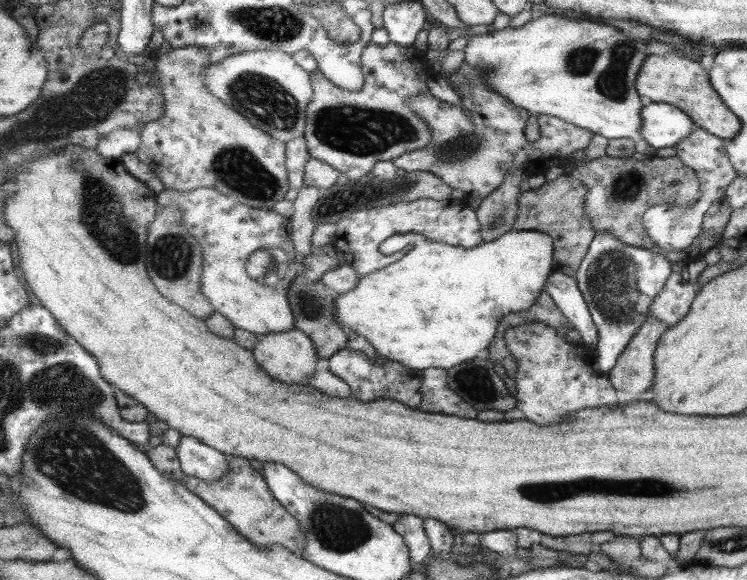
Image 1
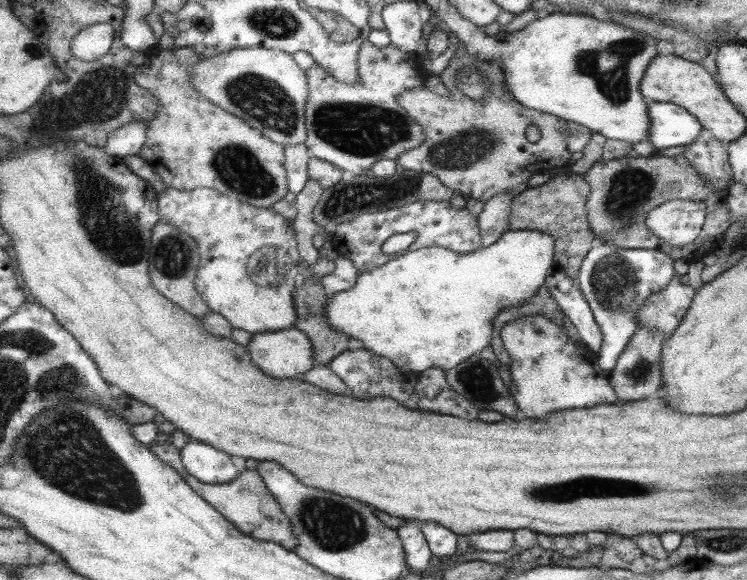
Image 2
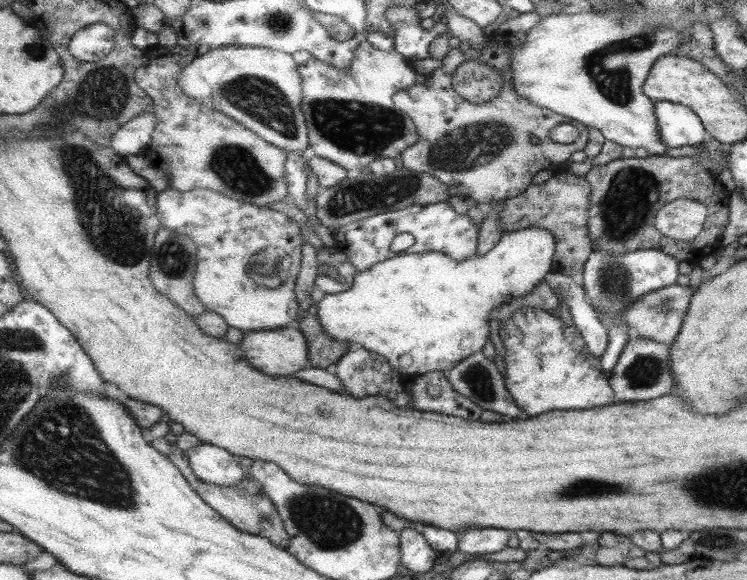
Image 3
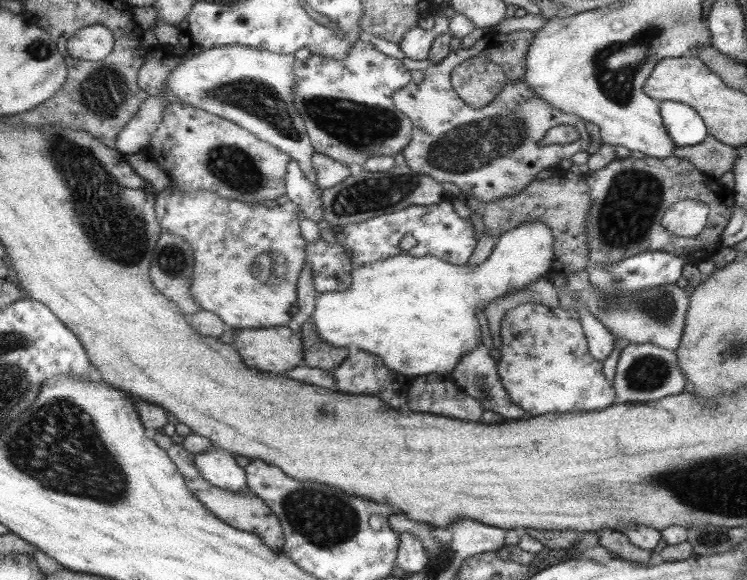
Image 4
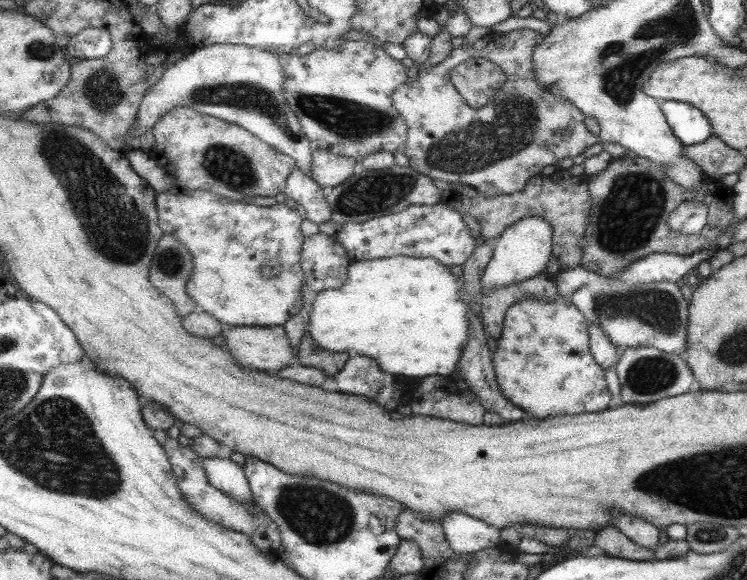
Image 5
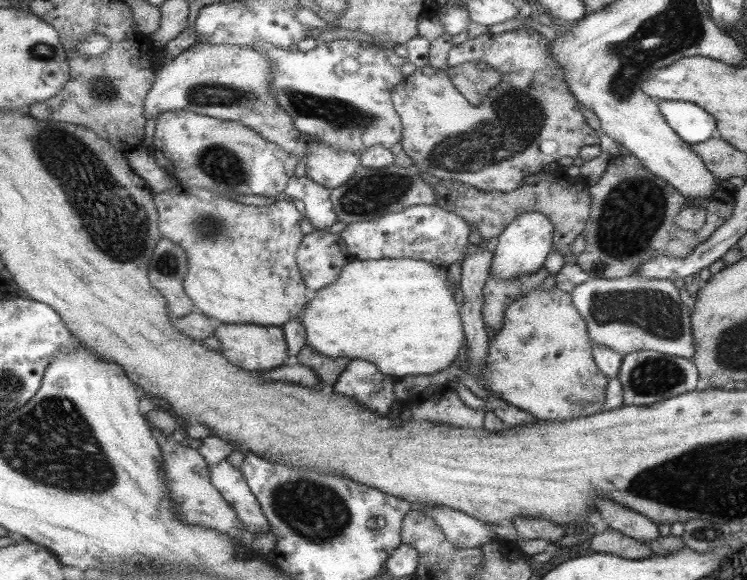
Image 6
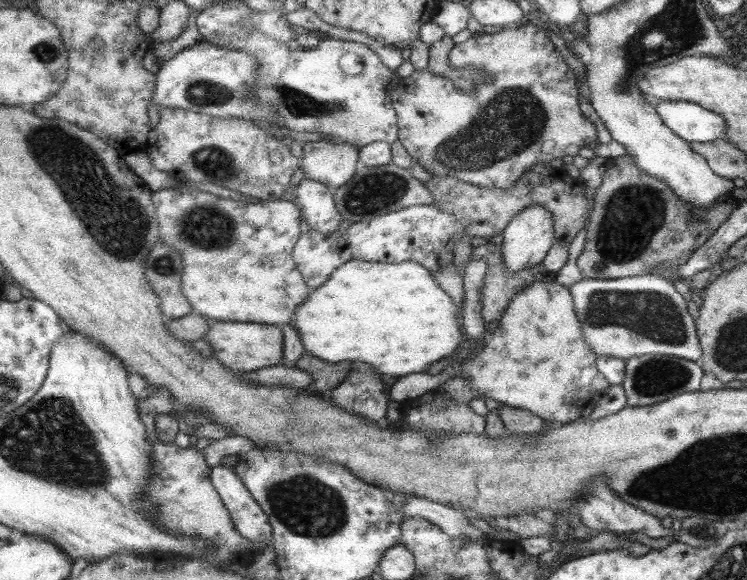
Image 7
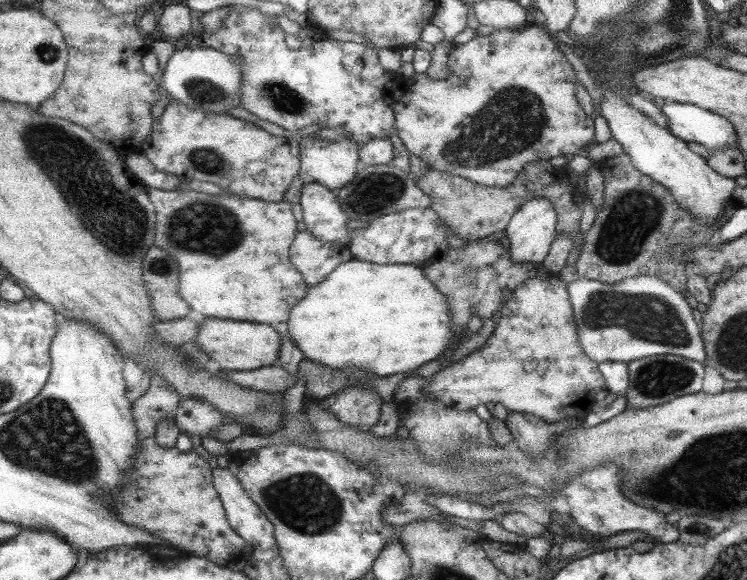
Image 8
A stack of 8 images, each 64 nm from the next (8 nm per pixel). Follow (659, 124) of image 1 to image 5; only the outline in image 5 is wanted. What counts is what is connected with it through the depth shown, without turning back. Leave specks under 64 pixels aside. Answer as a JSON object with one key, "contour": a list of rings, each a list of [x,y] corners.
{"contour":[[[673,100],[658,103],[666,124],[681,145],[700,144],[712,134],[707,117],[695,109],[695,106]]]}

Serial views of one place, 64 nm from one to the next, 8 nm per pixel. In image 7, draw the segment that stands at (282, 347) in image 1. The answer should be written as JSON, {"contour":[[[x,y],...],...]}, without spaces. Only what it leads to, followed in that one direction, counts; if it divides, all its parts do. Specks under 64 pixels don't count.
{"contour":[[[210,321],[210,330],[204,336],[212,346],[212,357],[235,372],[247,373],[261,368],[280,365],[282,356],[282,333],[275,325]]]}

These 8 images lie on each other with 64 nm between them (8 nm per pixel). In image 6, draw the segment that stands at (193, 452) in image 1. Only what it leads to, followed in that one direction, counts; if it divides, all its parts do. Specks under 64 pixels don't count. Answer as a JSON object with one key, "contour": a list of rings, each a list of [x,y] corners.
{"contour":[[[226,459],[206,467],[210,474],[210,483],[234,508],[246,532],[266,533],[269,531],[270,526],[242,477],[242,472],[229,464]]]}

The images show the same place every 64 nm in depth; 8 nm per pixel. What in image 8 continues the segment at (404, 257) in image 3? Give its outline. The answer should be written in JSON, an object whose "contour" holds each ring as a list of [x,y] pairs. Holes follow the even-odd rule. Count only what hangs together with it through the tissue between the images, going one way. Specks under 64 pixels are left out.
{"contour":[[[534,198],[529,202],[524,202],[504,229],[503,241],[507,242],[510,261],[513,264],[540,263],[547,256],[550,244],[555,240],[557,224],[558,214],[549,200]],[[351,258],[338,264],[323,282],[307,286],[306,295],[290,312],[287,332],[303,356],[335,370],[365,364],[366,372],[380,377],[405,374],[437,358],[455,340],[447,297],[414,264],[373,264]]]}

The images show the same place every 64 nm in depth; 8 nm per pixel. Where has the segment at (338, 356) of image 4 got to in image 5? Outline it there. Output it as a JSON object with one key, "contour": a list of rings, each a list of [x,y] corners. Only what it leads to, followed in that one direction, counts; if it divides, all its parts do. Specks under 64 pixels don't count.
{"contour":[[[303,331],[298,342],[295,363],[322,370],[328,377],[332,377],[349,359],[347,353],[326,351],[312,339],[308,331]]]}

